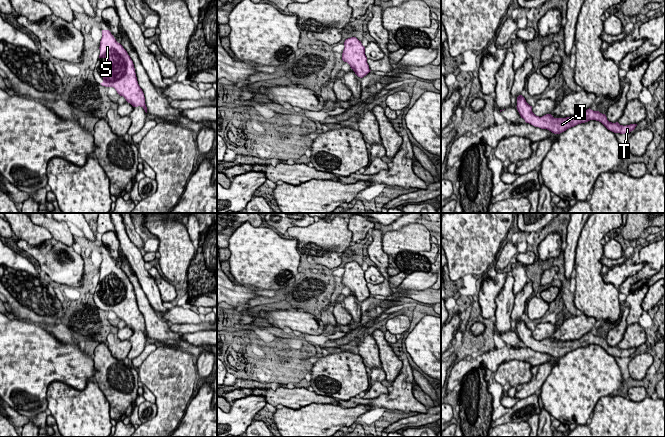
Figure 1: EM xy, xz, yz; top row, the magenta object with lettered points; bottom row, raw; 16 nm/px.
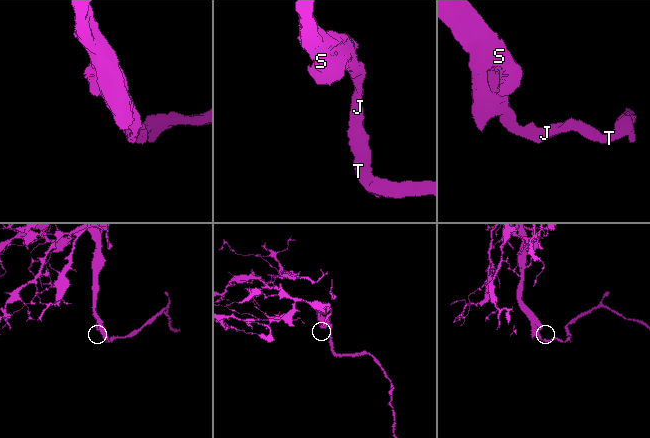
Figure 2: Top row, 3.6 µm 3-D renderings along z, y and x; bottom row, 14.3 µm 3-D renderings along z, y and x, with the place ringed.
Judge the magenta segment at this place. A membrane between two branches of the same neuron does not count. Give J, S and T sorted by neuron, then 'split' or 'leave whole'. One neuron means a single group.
J S T; leave whole

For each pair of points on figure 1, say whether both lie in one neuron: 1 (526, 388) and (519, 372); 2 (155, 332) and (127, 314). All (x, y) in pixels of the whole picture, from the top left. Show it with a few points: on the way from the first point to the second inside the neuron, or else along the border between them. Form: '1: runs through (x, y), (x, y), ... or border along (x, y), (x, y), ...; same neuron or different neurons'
1: border along (533, 367), (531, 369), (531, 378), (517, 386); different neurons
2: border along (136, 303), (143, 317), (147, 337); different neurons

